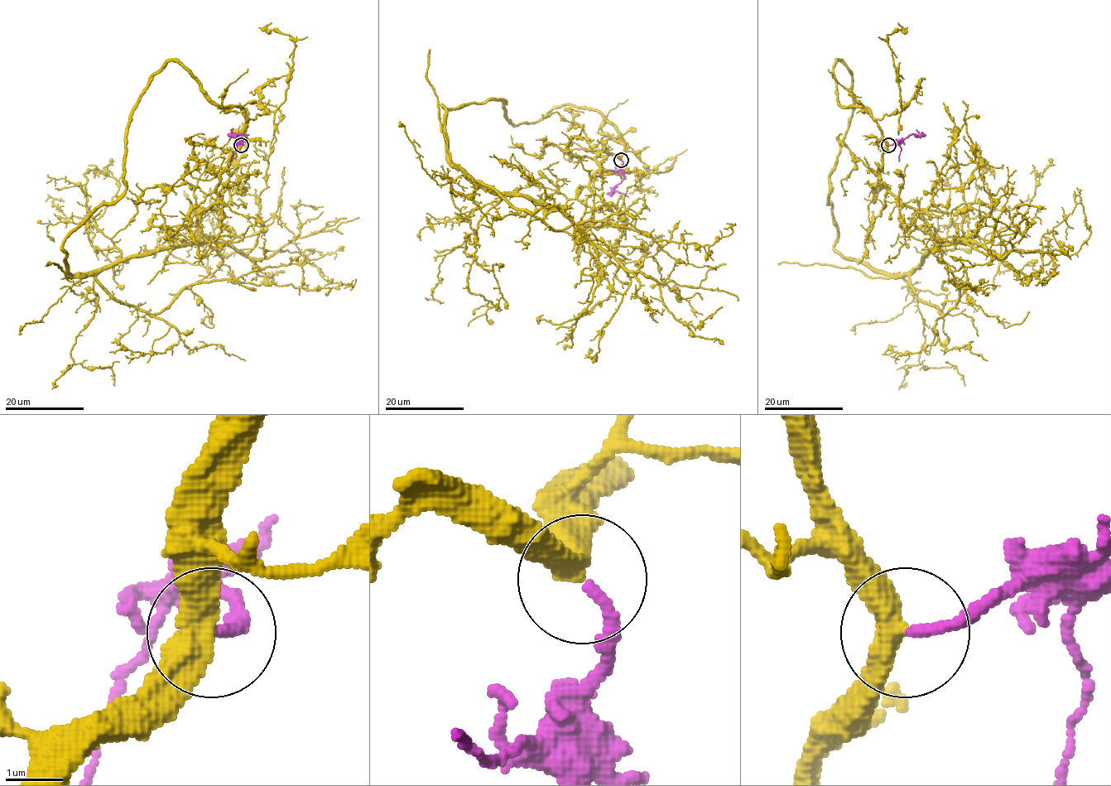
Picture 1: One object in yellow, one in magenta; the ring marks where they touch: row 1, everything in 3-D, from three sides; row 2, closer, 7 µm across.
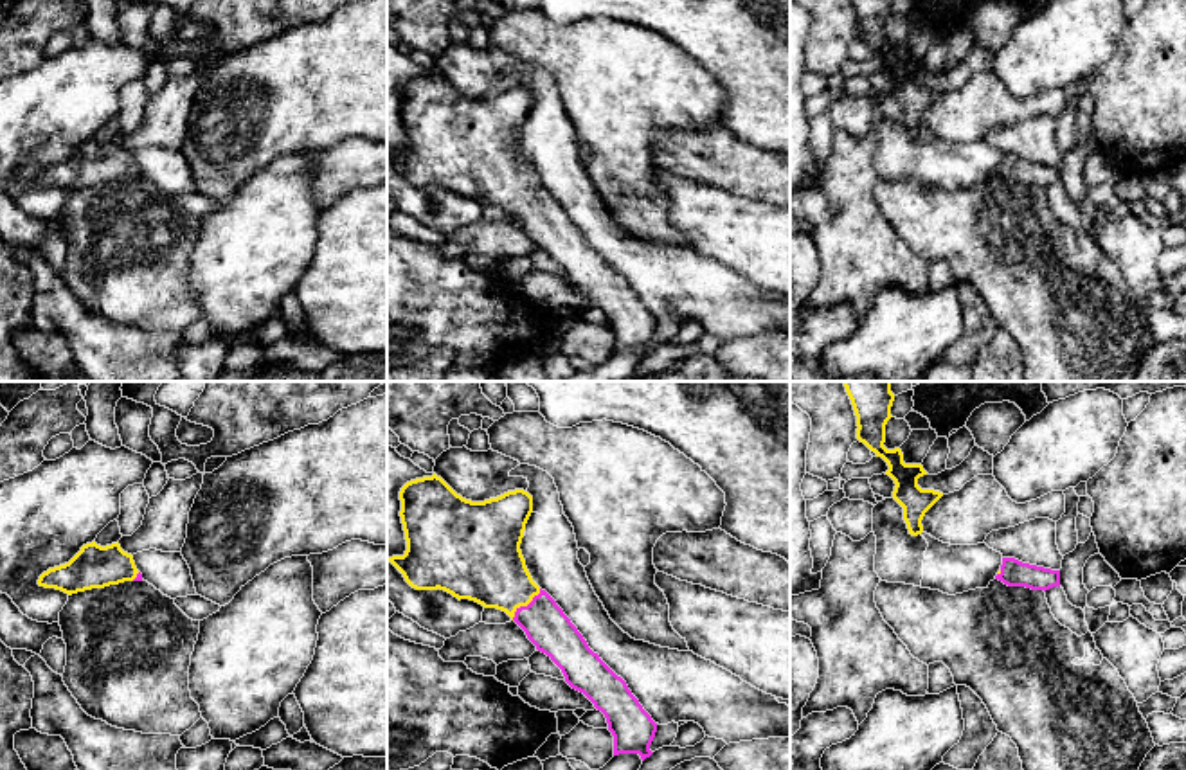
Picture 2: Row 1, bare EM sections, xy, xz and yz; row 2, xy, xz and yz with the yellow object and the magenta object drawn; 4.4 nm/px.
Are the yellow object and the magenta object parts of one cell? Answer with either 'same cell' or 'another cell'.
same cell

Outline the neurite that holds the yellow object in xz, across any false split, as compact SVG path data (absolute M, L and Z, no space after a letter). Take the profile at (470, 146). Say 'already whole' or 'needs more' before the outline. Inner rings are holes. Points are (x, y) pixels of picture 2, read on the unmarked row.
needs more; M434 70L407 79L400 88L400 97L407 148L389 158L403 171L405 178L416 187L439 185L459 198L470 196L484 205L506 209L536 246L562 266L565 279L605 311L614 333L614 353L639 351L642 358L650 354L657 320L632 291L626 279L589 245L578 225L556 198L533 178L526 164L520 140L533 110L533 94L524 86L515 86L497 95L472 99Z

